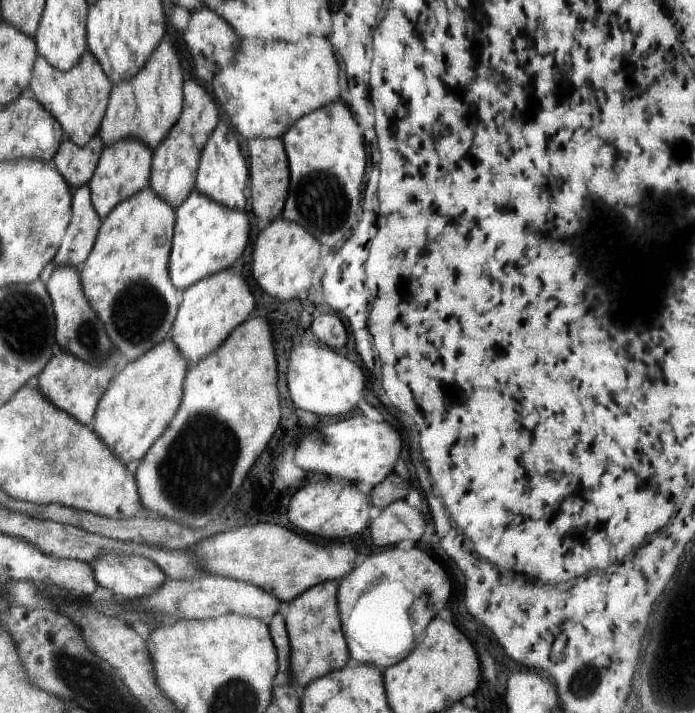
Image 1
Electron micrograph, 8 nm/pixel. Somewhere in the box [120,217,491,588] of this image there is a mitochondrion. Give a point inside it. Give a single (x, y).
(200, 452)

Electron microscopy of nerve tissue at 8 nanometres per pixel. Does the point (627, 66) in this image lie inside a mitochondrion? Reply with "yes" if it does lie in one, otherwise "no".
no

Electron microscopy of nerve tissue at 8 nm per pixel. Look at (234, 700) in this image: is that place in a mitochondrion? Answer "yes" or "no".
yes

